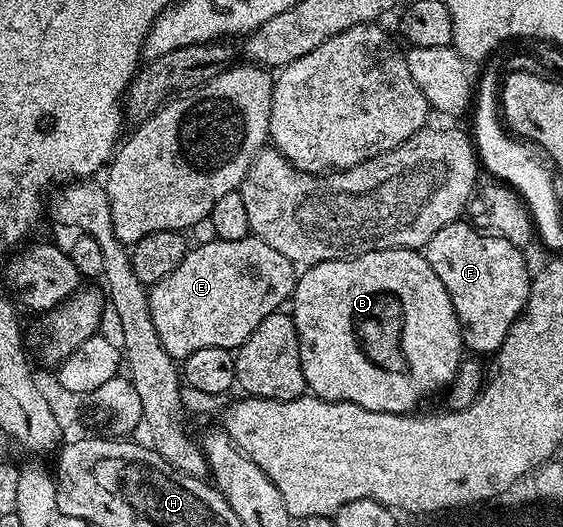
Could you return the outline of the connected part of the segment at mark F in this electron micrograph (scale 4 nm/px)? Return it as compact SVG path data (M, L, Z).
M457 221L438 229L422 254L434 273L438 273L438 281L446 285L446 293L450 293L454 313L462 324L463 346L480 357L499 351L530 293L532 275L524 260L525 252L500 235L485 233L468 221Z

